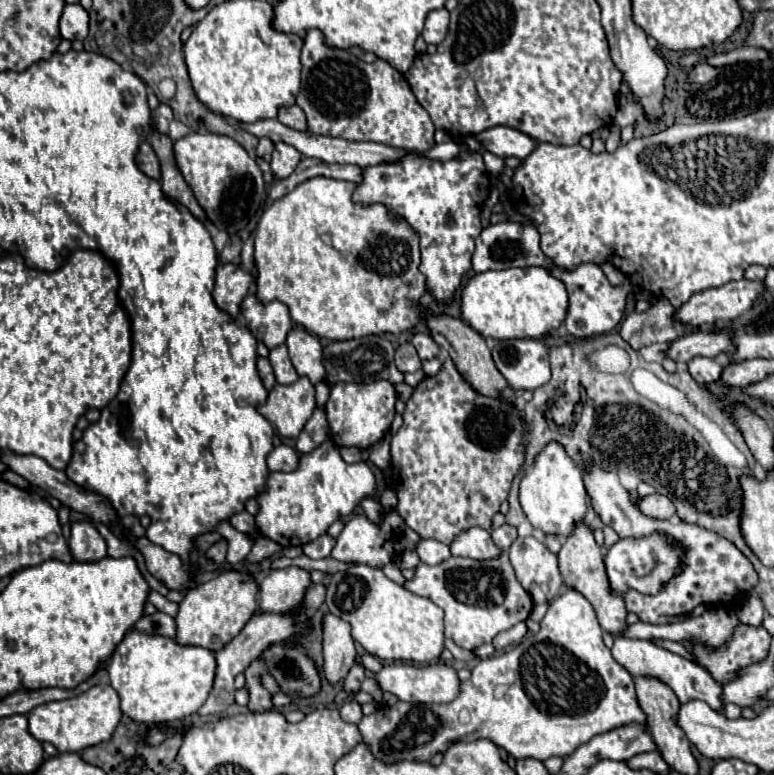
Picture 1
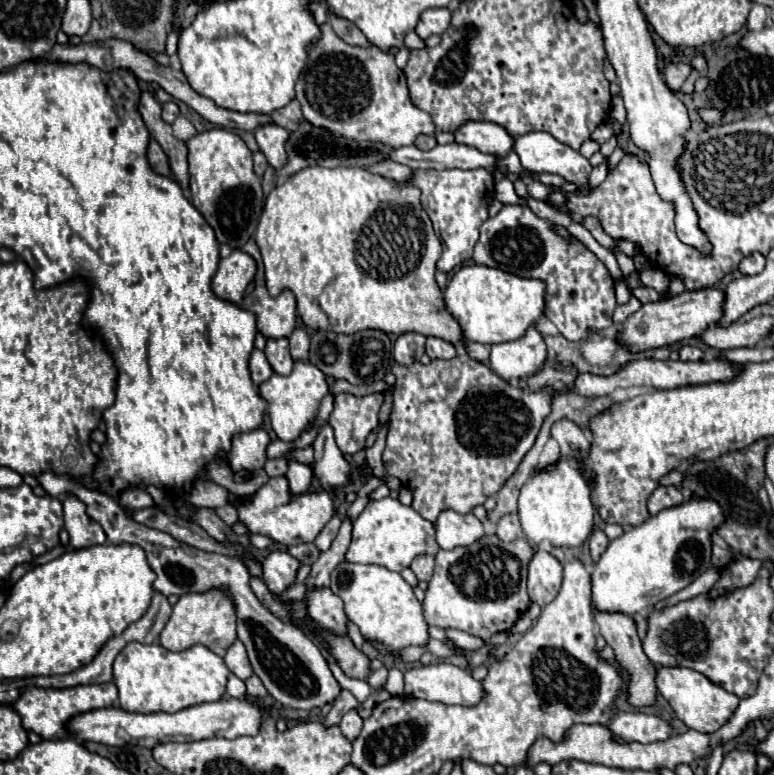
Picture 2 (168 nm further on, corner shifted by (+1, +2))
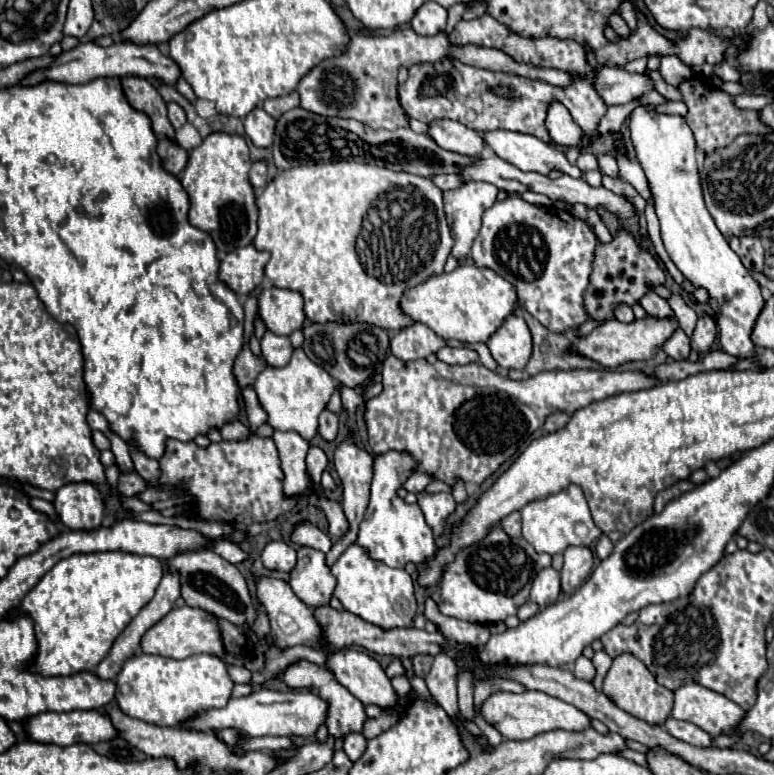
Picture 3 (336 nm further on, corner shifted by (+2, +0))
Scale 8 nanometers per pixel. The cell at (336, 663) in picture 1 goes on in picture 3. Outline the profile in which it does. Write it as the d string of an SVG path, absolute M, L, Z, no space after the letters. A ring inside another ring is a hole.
M301 546L297 550L297 566L291 570L289 584L309 608L327 606L333 598L335 578L325 564L325 554L315 548Z

